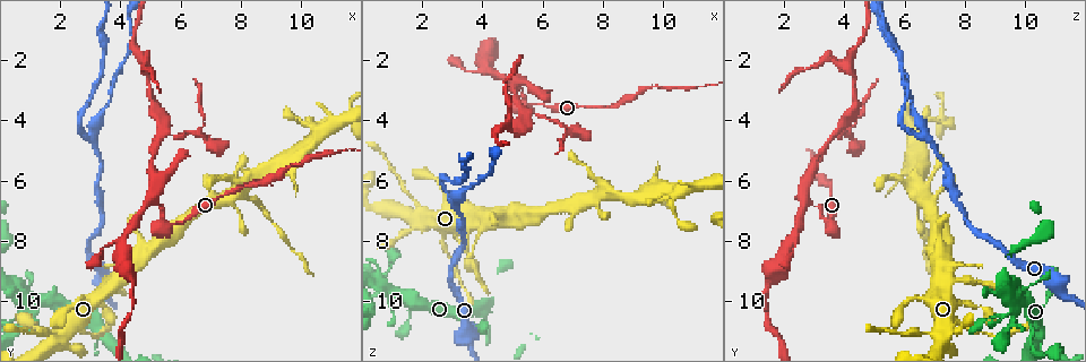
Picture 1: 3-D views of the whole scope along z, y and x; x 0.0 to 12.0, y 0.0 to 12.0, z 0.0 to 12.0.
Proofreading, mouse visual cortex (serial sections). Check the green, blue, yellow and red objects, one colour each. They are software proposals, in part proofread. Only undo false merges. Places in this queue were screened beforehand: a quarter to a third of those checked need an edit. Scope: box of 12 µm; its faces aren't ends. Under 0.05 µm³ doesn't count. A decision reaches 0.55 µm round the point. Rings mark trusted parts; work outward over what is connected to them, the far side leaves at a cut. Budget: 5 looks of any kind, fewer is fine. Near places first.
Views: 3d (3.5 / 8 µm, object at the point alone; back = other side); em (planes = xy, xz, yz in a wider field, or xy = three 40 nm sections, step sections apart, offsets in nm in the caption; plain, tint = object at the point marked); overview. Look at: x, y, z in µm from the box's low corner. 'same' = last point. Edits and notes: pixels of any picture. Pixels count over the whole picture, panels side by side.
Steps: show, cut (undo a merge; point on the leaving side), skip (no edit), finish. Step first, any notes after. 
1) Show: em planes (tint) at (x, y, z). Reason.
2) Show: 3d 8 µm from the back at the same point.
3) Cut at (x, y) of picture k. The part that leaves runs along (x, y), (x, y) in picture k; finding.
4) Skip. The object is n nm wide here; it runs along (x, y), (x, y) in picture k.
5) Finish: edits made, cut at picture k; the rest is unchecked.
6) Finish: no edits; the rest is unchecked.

Show: 3d 3.5 µm at (7.7, 6.4, 6.6). Four or more arms meet.

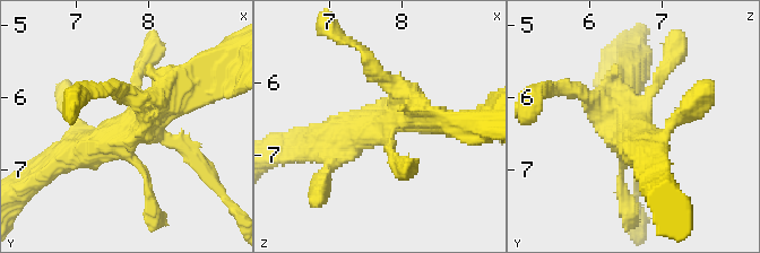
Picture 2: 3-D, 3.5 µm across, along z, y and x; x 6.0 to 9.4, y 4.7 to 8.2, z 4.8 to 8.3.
Show: em xy step 5 (tint) at (7.75, 6.35, 6.60).

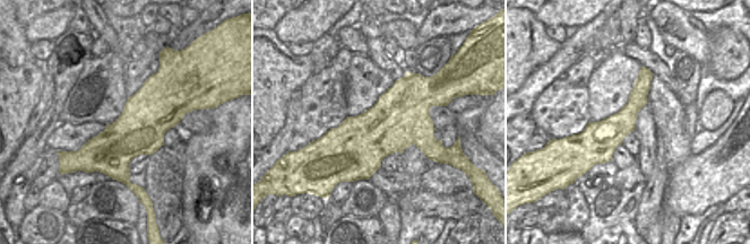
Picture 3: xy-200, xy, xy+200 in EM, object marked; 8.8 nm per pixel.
Cut at (197, 163) of picture 2. The object is 500 nm wide here; the part that leaves runs along (169, 140), (203, 165), (234, 210) in picture 2; a second cell is stuck on.

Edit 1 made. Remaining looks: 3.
Show: overview.

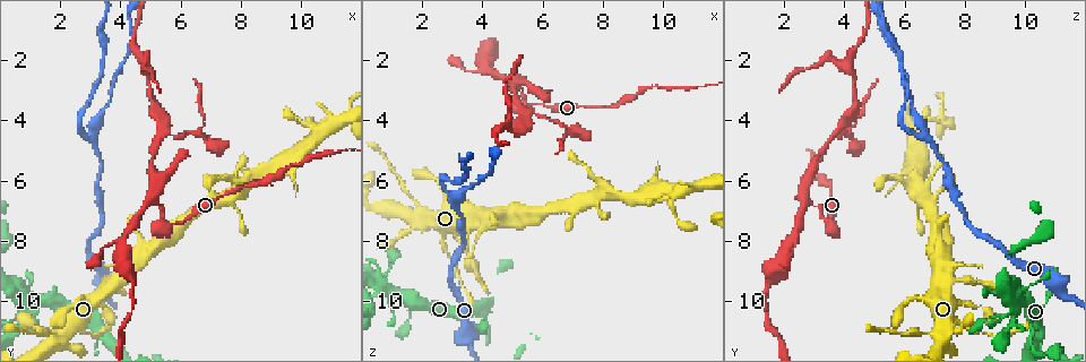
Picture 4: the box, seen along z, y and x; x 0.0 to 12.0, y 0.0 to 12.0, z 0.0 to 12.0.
Show: 3d 3.5 µm from the back at (5.5, 7.4, 3.6). Calibre changes.

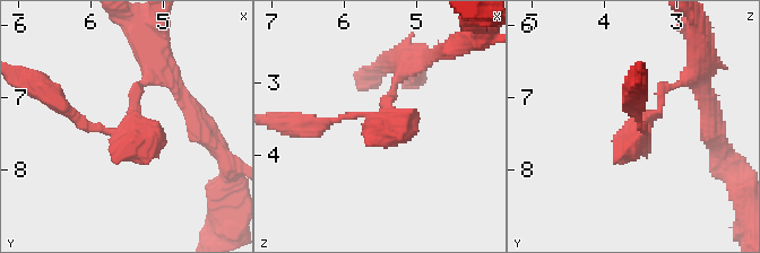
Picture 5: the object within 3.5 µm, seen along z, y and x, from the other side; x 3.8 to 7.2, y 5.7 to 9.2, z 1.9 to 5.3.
Show: em xy step 5 (tint) at (5.50, 7.50, 3.55).

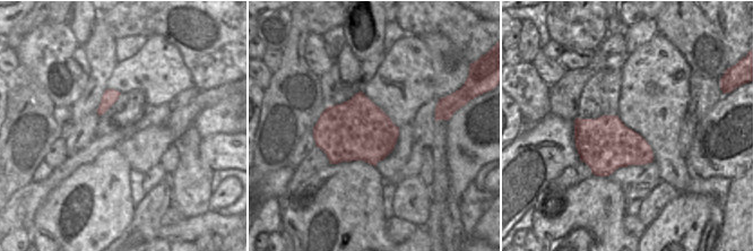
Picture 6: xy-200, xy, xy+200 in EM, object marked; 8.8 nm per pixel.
Cut at (115, 158) of picture 5. The part that leaves runs along (117, 131), (154, 64) in picture 5; two cells meet here.

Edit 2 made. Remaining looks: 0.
Finish: edits made, cut at picture 2, cut at picture 5; the rest is unchecked.

